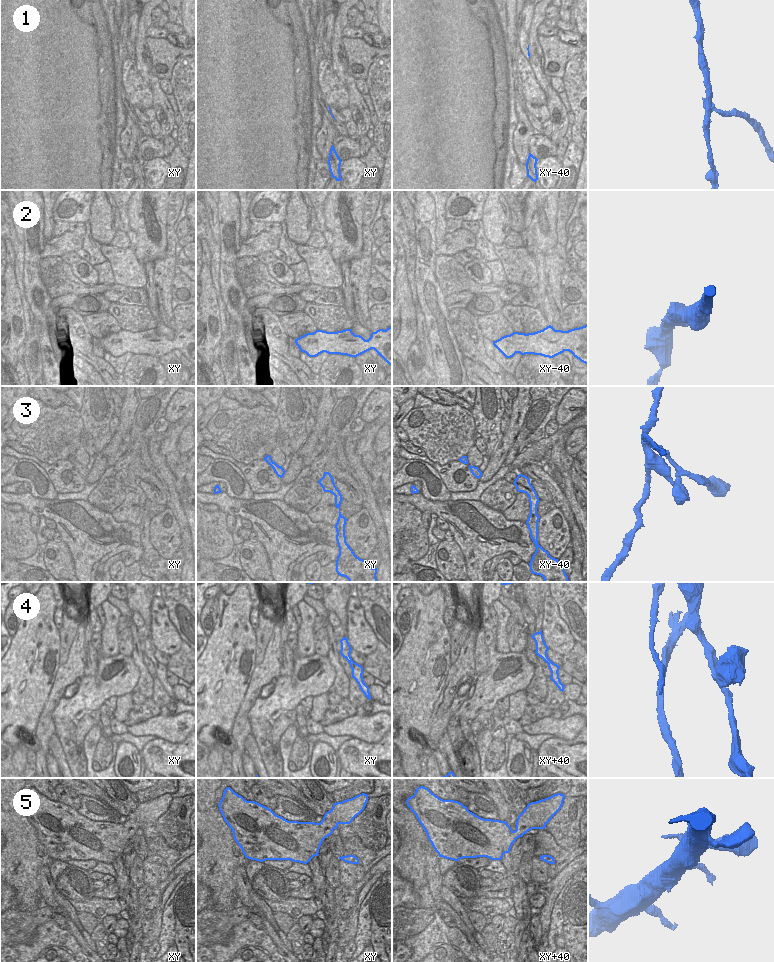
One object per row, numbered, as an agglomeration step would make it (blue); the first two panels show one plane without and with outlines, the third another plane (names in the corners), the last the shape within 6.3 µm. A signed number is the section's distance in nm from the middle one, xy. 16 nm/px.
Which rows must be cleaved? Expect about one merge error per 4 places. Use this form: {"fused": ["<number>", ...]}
{"fused": ["1", "3"]}

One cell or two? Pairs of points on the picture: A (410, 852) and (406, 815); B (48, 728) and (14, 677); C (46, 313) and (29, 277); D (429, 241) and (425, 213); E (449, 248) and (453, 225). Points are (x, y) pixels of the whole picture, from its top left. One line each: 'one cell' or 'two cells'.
A: one cell
B: two cells
C: one cell
D: one cell
E: two cells

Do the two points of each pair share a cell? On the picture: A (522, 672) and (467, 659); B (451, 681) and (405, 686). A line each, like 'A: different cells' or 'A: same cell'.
A: different cells
B: different cells

